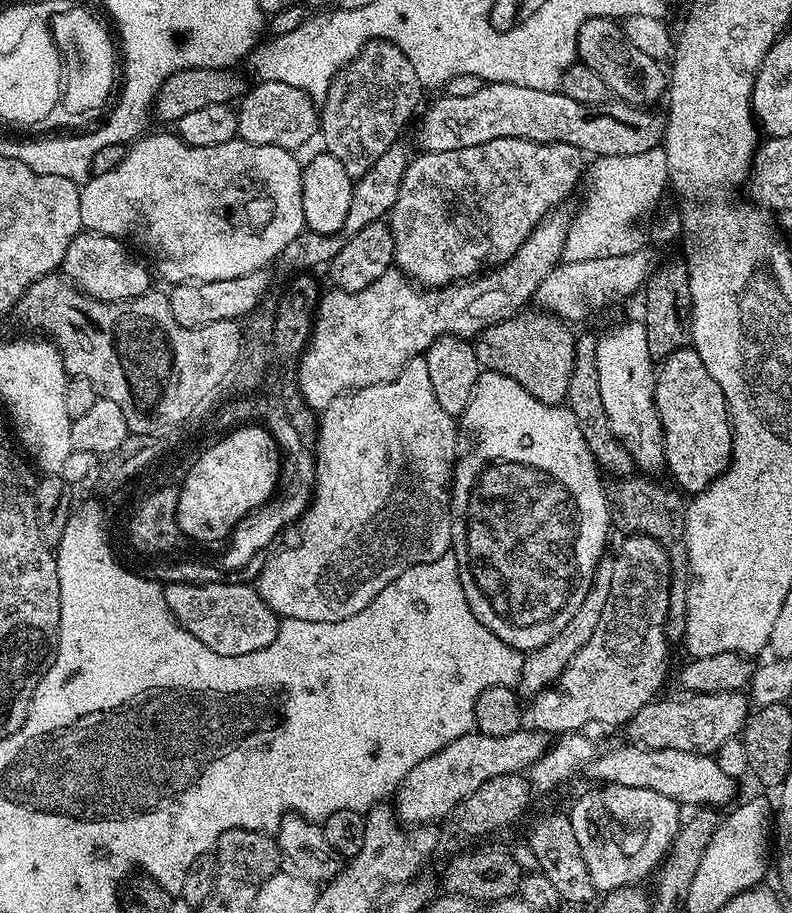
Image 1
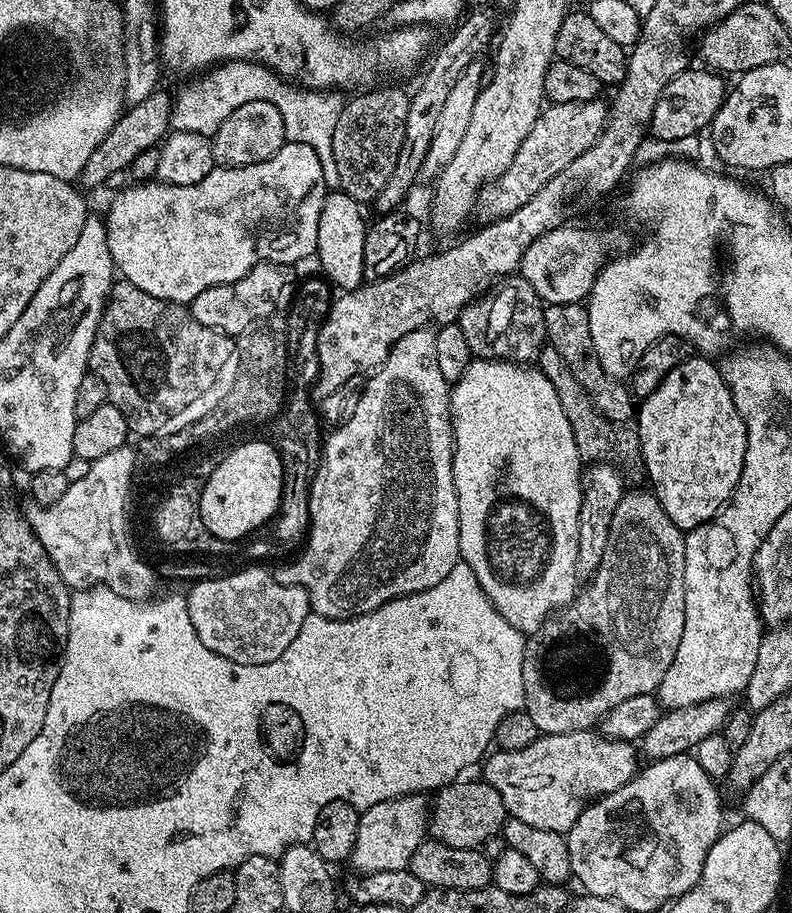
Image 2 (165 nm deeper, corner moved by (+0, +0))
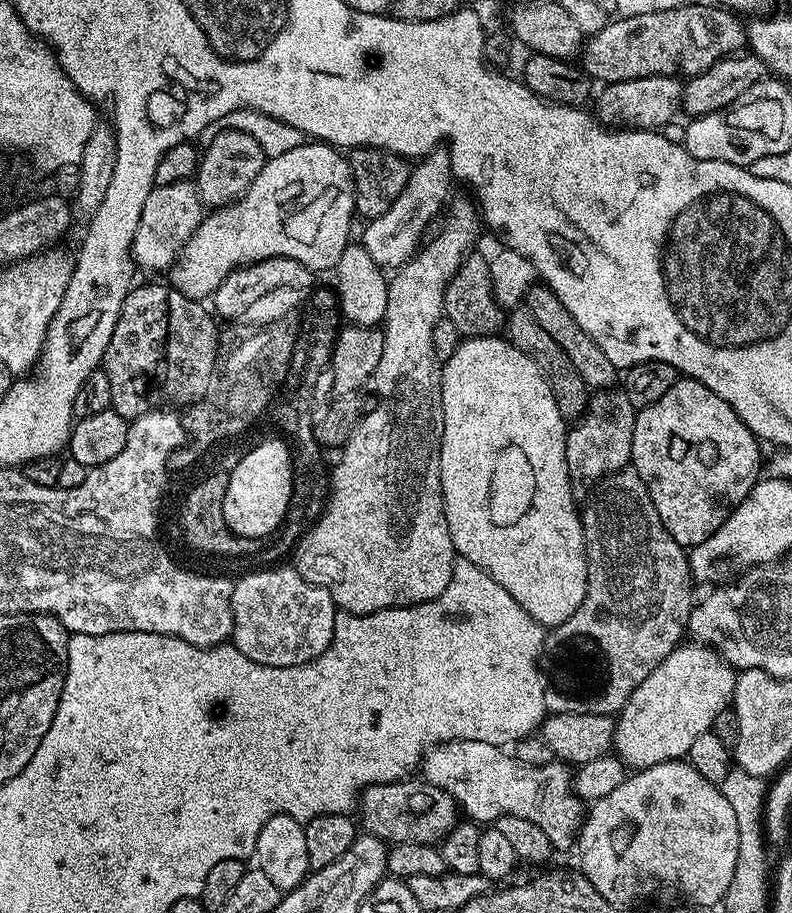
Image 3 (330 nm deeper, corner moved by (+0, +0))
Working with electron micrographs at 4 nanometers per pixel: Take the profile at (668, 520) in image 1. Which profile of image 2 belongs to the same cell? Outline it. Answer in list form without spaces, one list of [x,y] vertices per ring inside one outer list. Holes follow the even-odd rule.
[[[550,346],[541,350],[538,367],[542,374],[546,374],[546,378],[550,378],[550,386],[554,386],[554,394],[558,394],[558,402],[562,402],[566,422],[570,422],[570,430],[574,430],[574,446],[578,446],[578,454],[585,465],[615,464],[625,473],[641,467],[640,436],[635,427],[628,424],[615,424],[600,413],[590,394],[582,390],[578,378],[574,378],[570,366],[566,366],[566,361],[562,359],[562,354],[558,354],[558,350]]]

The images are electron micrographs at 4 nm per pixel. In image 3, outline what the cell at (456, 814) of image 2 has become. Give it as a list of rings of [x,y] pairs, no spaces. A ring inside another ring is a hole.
[[[405,778],[393,784],[371,784],[360,793],[358,801],[359,823],[369,836],[377,836],[392,844],[418,842],[429,846],[439,845],[458,822],[456,800],[438,786],[423,778]]]

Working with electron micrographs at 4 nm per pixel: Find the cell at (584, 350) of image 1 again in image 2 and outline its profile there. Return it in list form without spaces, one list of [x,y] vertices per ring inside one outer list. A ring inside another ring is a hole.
[[[583,303],[579,304],[549,304],[544,309],[544,321],[546,322],[546,340],[554,350],[558,350],[558,354],[562,354],[562,359],[566,361],[566,366],[570,366],[574,378],[578,378],[578,382],[582,385],[582,390],[586,390],[586,394],[590,394],[590,398],[598,406],[598,410],[606,418],[610,418],[610,422],[615,424],[628,424],[630,420],[630,412],[628,416],[628,403],[634,400],[629,385],[623,379],[606,374],[606,370],[602,370],[602,358],[598,358],[598,350],[594,350],[594,338],[590,338],[590,318],[588,317],[588,309]]]

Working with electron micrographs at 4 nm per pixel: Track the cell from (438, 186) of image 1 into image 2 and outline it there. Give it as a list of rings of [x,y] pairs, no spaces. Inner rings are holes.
[[[597,98],[586,102],[549,103],[541,111],[534,126],[530,126],[530,134],[526,134],[522,146],[518,146],[514,162],[510,162],[510,166],[506,166],[504,173],[496,180],[485,184],[476,197],[475,215],[481,216],[481,221],[491,222],[514,214],[514,210],[526,206],[526,202],[530,202],[530,198],[534,198],[534,194],[538,194],[538,190],[546,186],[546,182],[566,170],[566,166],[570,166],[570,162],[578,158],[578,154],[586,154],[586,150],[594,146],[608,122],[610,108],[602,101],[603,99]]]

